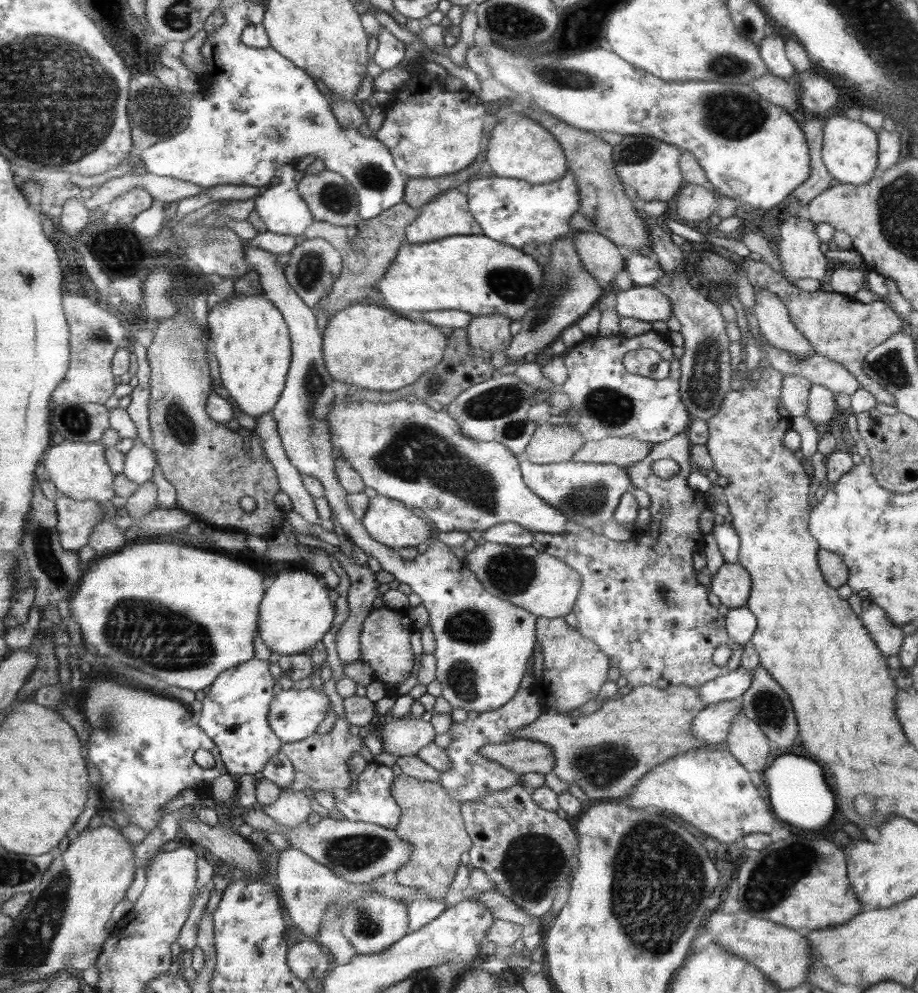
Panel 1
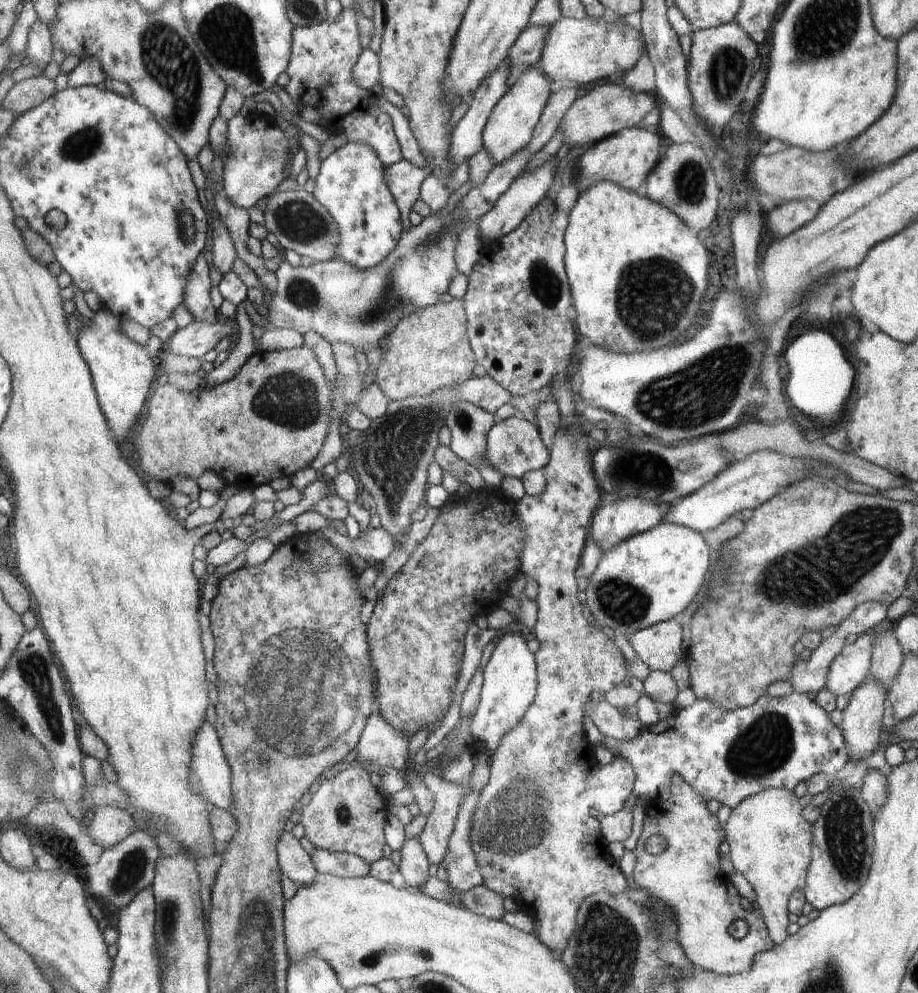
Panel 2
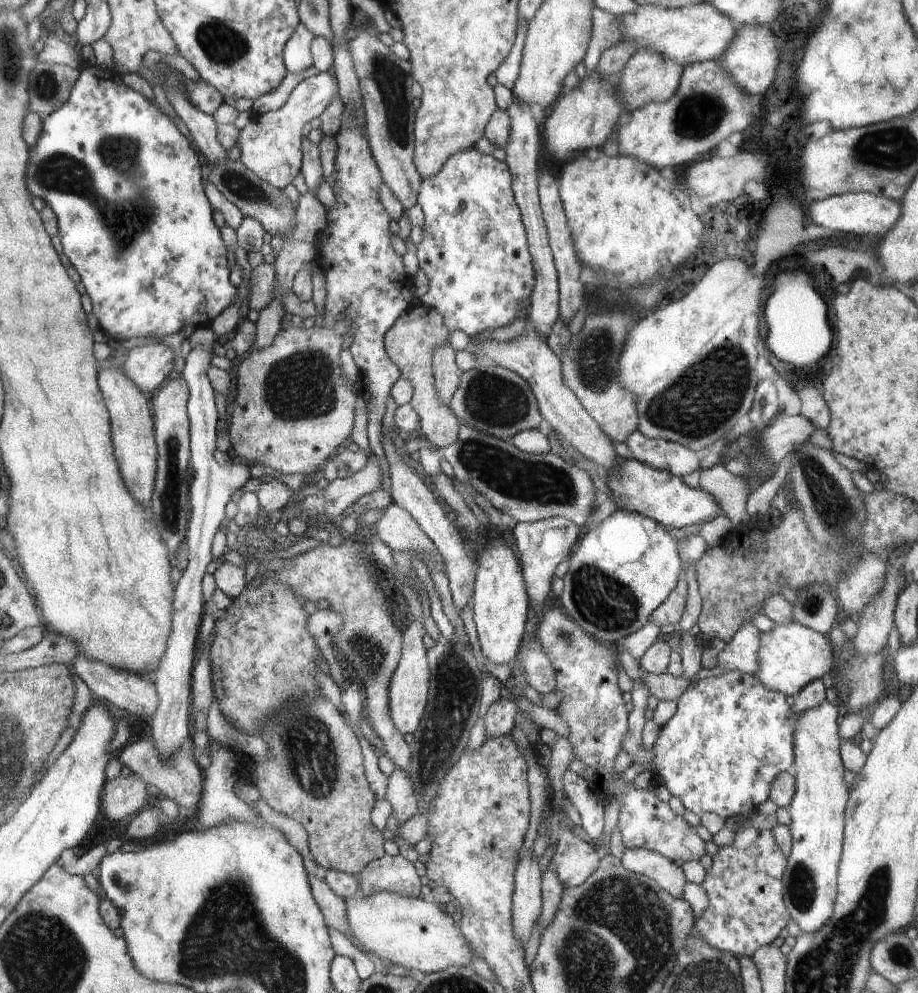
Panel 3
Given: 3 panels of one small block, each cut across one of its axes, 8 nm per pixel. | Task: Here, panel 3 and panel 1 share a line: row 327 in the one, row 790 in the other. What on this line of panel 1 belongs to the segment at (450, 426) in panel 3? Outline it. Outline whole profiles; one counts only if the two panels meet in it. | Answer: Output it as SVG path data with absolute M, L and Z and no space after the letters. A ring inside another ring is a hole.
M406 774L394 776L392 797L402 809L399 824L394 830L401 840L408 841L412 845L410 860L402 868L396 870L392 877L393 880L402 886L422 890L422 894L428 896L428 899L445 900L445 895L450 889L452 880L454 880L456 869L461 865L461 856L470 850L472 844L463 824L461 803L456 798L450 798L446 789L439 782L421 781Z

